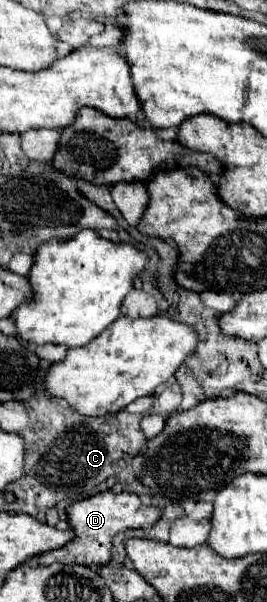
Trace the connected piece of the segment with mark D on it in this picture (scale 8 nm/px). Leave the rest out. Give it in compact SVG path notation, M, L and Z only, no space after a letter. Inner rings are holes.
M106 490L106 492L100 492L100 494L92 496L92 498L86 498L86 500L70 504L66 508L66 514L68 514L70 526L76 532L74 542L68 542L66 546L62 546L58 550L42 554L38 558L38 564L44 564L44 566L48 566L52 562L84 564L84 566L108 564L110 558L112 558L112 540L114 540L114 536L118 532L124 532L124 530L154 526L160 520L162 510L156 508L156 506L150 506L150 504L142 504L140 496L136 496L134 492L114 494L114 492Z

